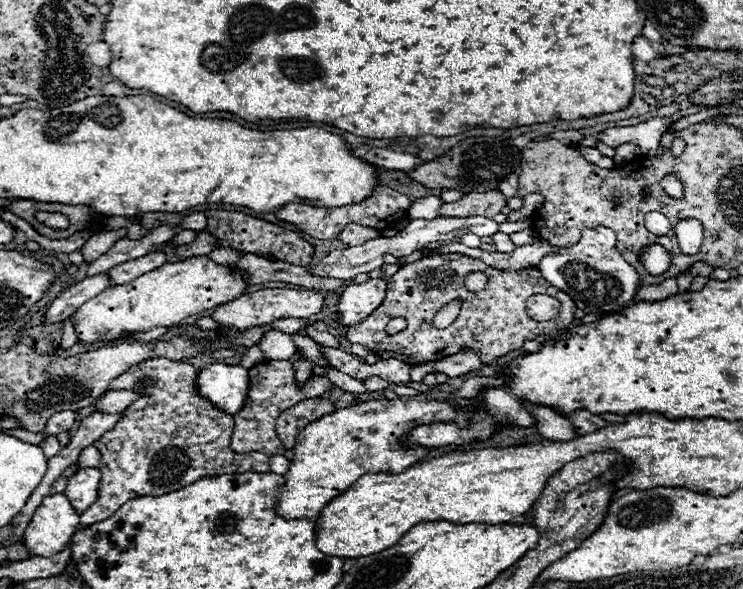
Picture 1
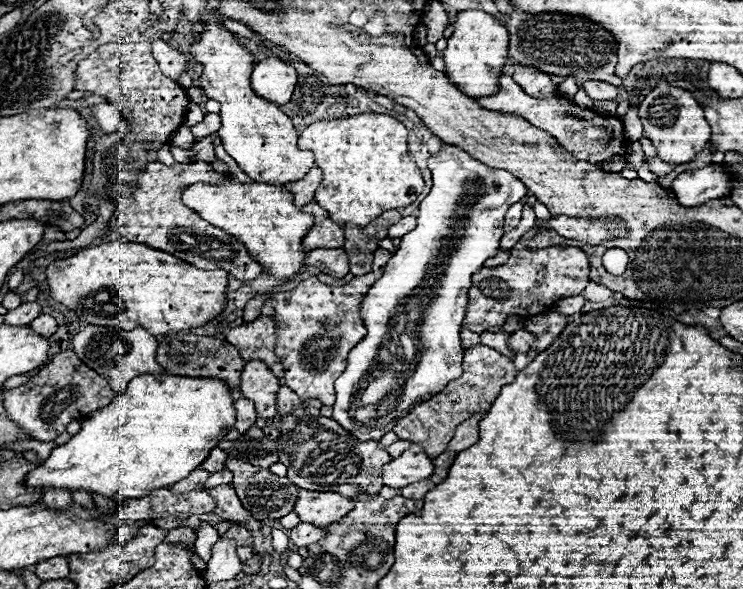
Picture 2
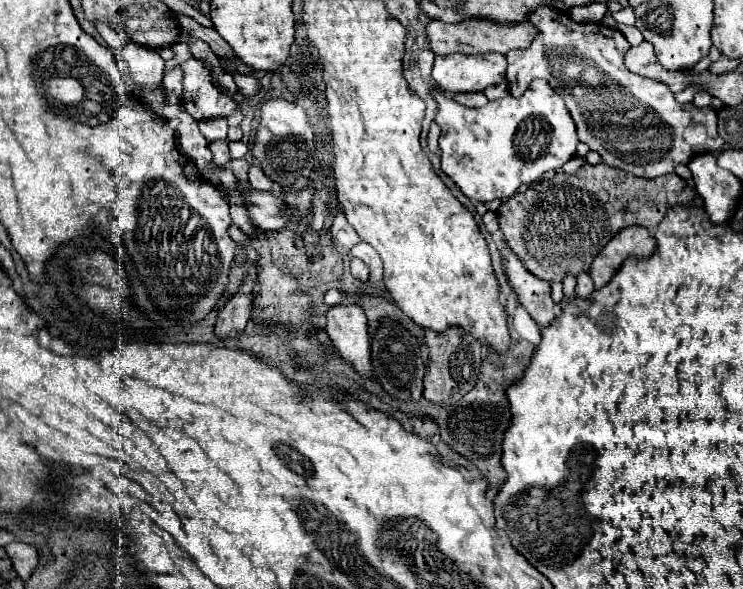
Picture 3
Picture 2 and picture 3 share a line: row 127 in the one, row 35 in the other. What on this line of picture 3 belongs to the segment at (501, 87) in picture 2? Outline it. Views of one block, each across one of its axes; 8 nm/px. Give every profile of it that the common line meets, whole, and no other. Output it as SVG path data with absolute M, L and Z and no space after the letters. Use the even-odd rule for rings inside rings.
M538 6L530 10L526 18L538 34L528 48L510 50L506 54L510 94L518 98L532 80L546 80L564 98L578 128L578 140L598 152L606 166L620 168L642 178L658 178L674 172L678 164L688 164L696 154L700 154L700 150L684 146L682 130L688 122L700 122L708 128L704 152L716 156L724 150L726 142L716 130L716 110L698 108L694 104L678 104L666 84L626 70L622 54L630 48L630 44L616 28L578 24L550 6Z

